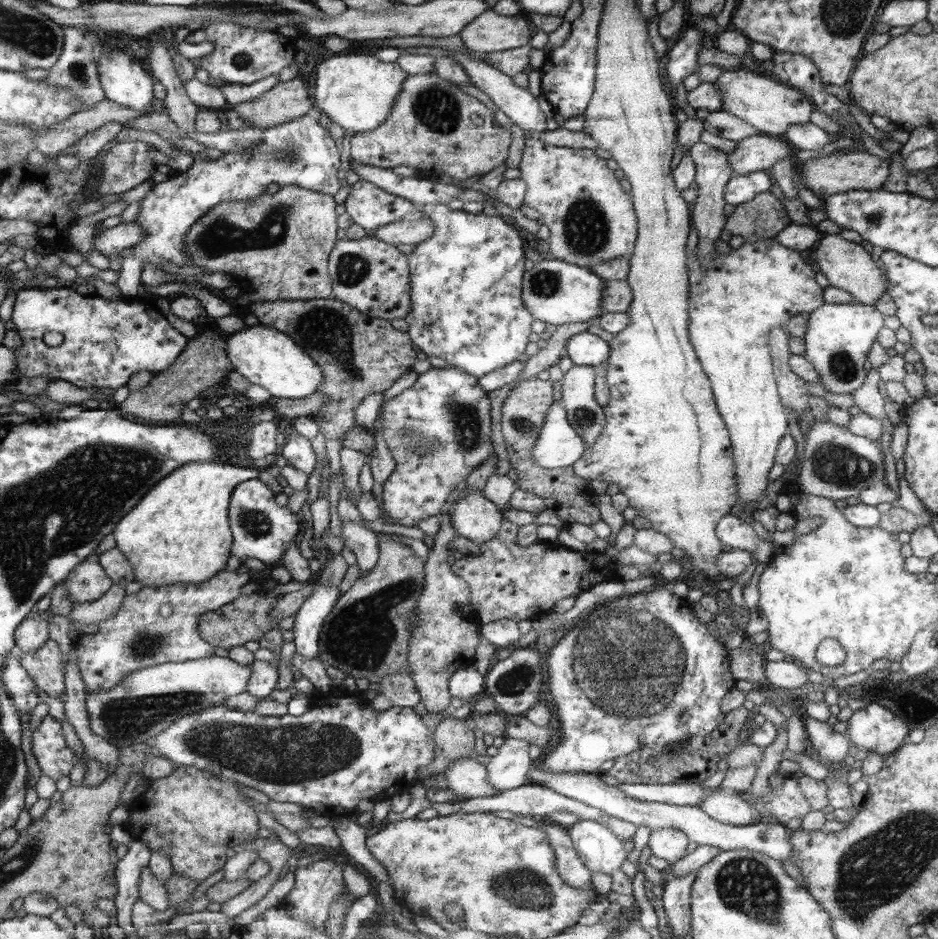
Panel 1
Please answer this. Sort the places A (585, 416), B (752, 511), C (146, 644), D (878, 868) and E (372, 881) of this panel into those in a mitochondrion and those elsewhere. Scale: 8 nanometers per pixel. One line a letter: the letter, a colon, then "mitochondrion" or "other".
A: mitochondrion
B: other
C: mitochondrion
D: mitochondrion
E: other

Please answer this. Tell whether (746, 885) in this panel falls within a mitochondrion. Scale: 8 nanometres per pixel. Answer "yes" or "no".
yes

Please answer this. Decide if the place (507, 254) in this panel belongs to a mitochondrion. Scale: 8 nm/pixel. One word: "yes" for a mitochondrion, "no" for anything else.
no

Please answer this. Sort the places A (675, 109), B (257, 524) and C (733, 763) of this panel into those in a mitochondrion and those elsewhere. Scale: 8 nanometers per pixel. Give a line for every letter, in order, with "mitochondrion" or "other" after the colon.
A: other
B: mitochondrion
C: other

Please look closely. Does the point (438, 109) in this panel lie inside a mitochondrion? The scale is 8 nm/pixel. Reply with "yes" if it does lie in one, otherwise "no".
yes

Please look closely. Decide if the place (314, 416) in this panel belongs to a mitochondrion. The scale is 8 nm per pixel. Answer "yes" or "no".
no

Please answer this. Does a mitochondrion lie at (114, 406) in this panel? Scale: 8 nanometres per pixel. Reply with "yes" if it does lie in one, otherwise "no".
no

